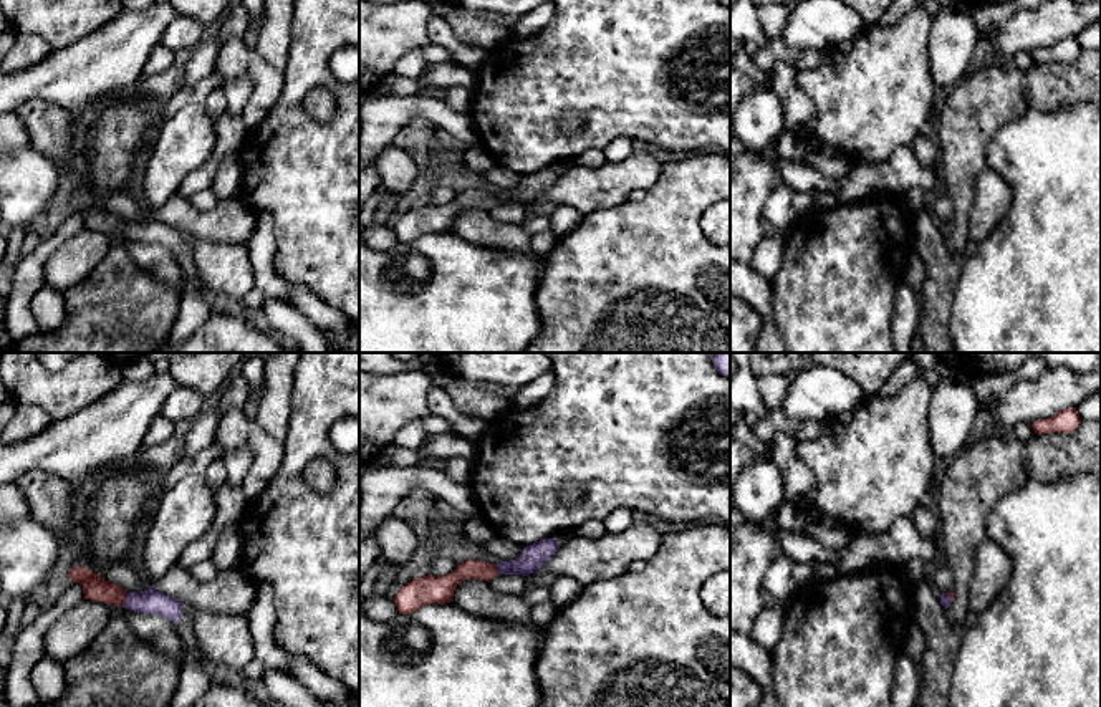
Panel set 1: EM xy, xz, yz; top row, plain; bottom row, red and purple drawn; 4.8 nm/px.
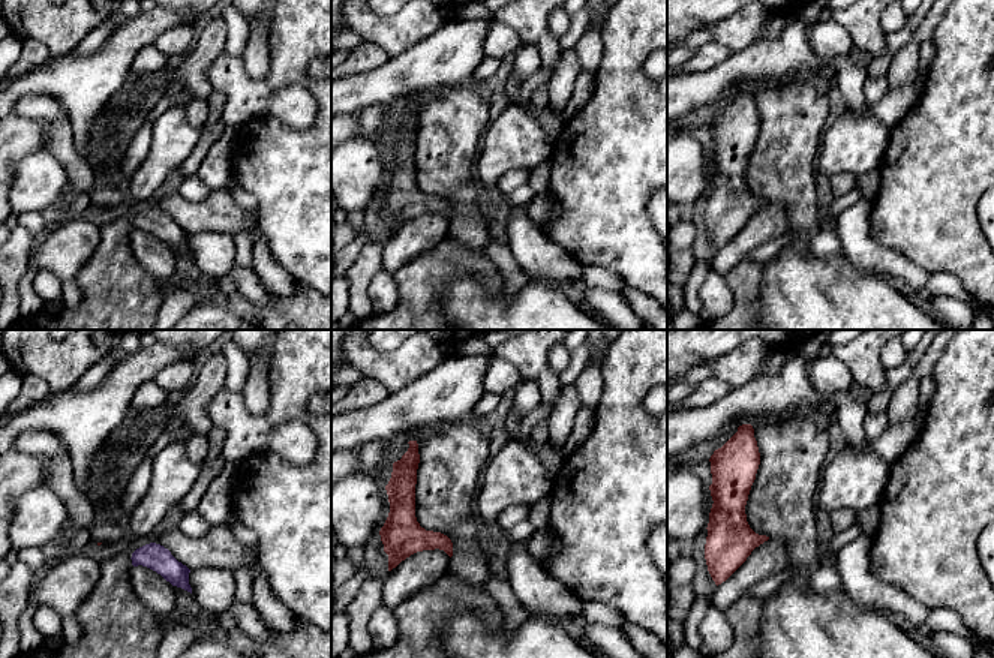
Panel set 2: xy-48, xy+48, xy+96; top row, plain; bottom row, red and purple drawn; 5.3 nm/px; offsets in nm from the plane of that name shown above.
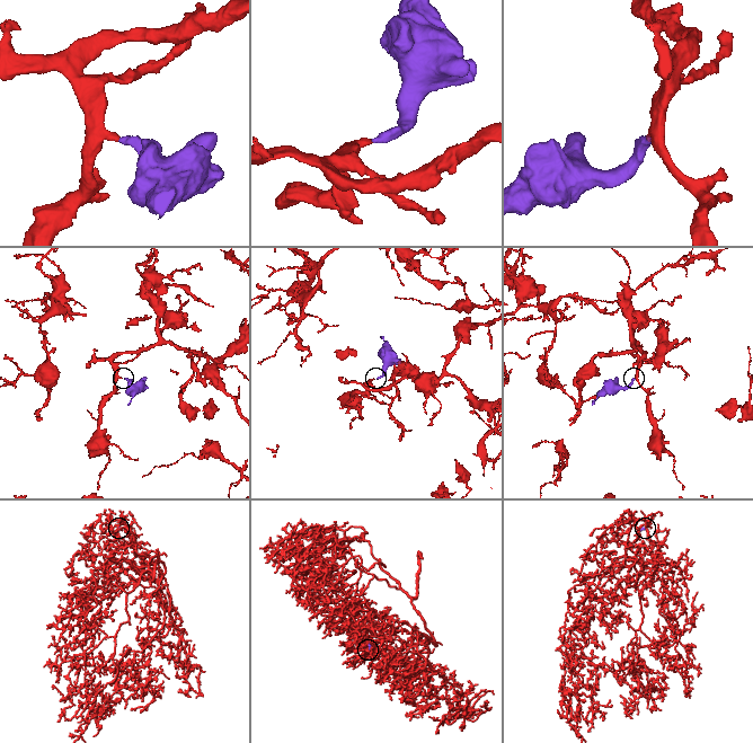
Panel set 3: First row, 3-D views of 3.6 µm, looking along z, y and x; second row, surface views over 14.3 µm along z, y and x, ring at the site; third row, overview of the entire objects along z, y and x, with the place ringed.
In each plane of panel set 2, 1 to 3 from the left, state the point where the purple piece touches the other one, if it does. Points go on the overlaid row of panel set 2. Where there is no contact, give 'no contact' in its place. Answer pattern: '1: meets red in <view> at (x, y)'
1: no contact
2: no contact
3: no contact

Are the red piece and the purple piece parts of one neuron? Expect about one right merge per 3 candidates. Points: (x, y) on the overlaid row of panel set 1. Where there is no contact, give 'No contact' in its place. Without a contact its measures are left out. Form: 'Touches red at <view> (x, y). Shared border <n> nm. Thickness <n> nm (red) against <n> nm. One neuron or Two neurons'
Touches red at xy (125, 598). Shared border 70 nm. Thickness 120 nm (red) against 130 nm. One neuron

